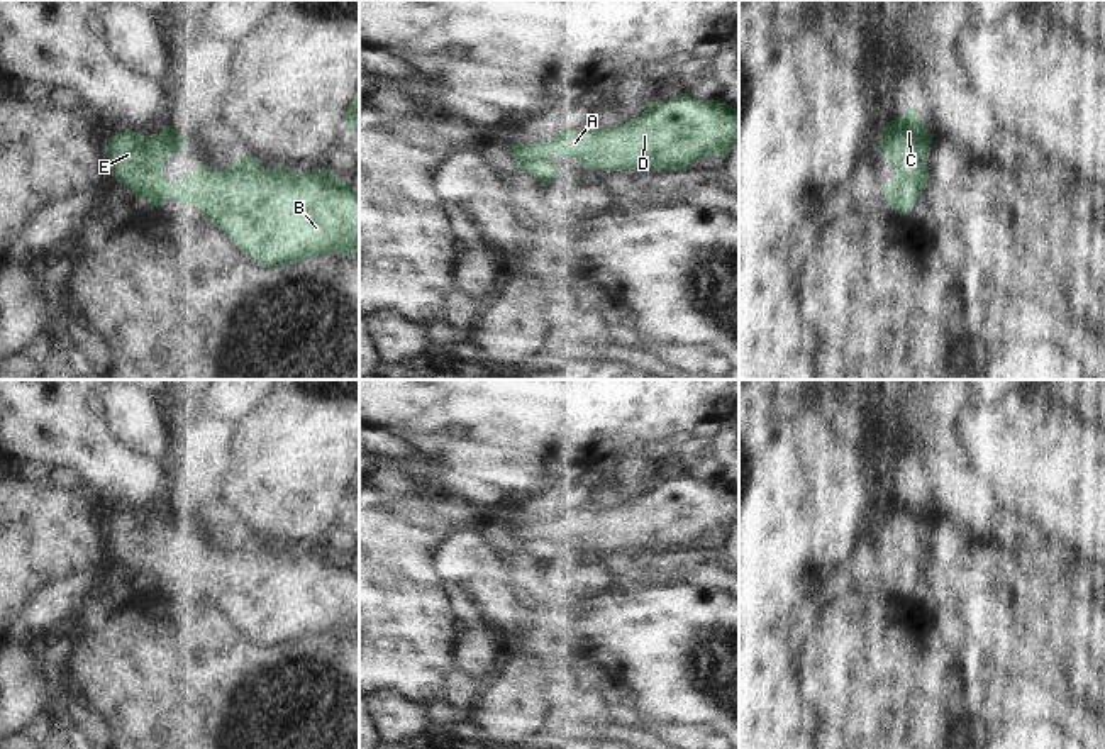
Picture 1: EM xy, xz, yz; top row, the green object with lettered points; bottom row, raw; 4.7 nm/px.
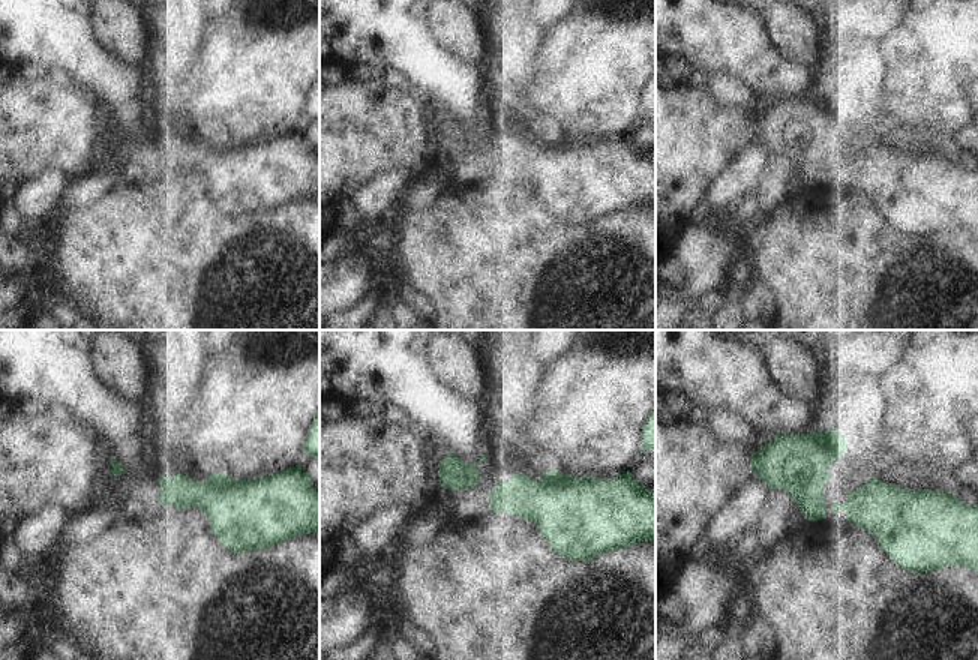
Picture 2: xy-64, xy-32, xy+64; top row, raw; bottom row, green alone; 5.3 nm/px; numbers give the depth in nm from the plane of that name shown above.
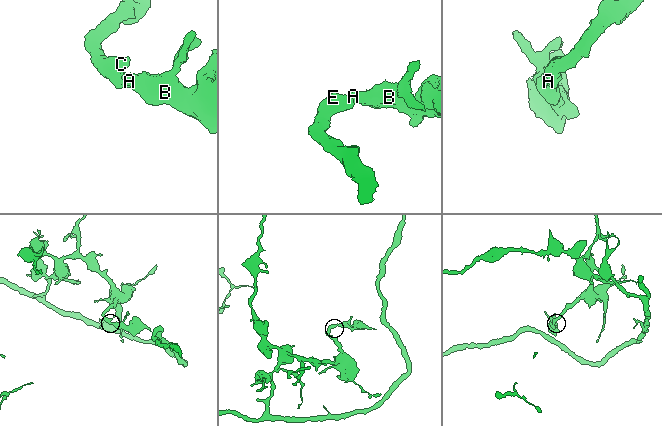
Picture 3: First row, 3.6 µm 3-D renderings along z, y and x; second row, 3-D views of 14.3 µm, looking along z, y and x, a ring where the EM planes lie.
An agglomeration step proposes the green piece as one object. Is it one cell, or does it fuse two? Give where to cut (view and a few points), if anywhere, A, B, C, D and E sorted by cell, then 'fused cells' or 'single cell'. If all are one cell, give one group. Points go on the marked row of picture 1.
cut none; groups A B C D E; single cell

